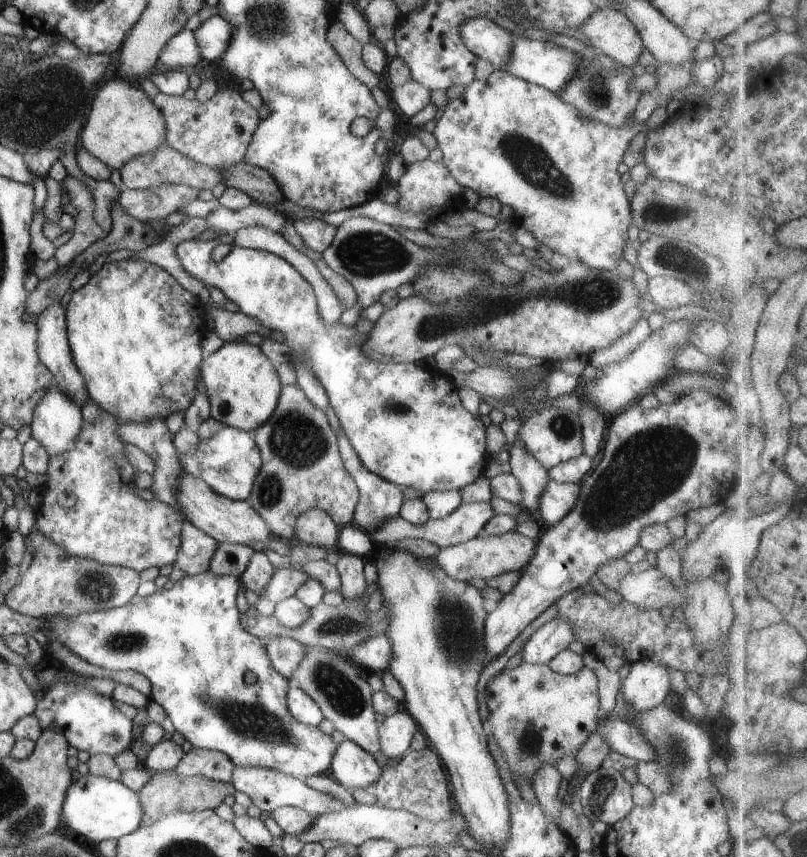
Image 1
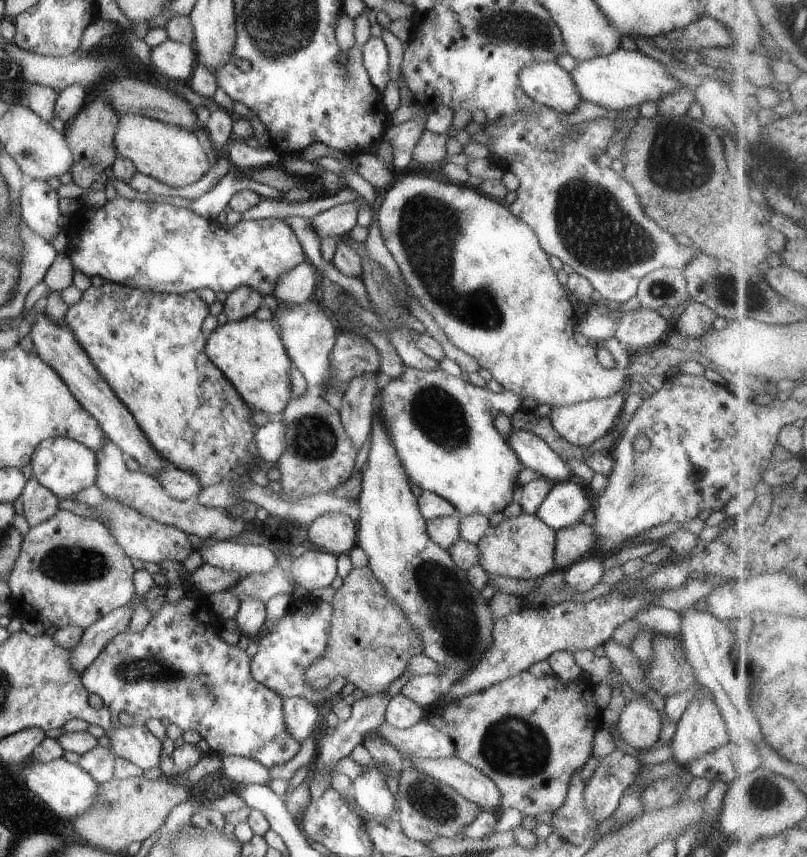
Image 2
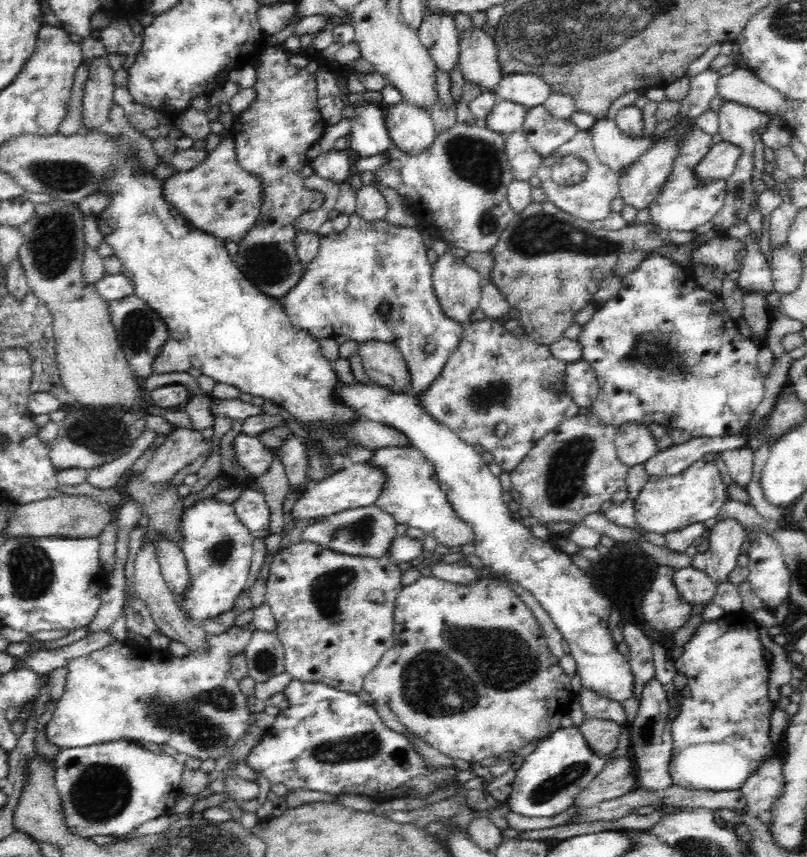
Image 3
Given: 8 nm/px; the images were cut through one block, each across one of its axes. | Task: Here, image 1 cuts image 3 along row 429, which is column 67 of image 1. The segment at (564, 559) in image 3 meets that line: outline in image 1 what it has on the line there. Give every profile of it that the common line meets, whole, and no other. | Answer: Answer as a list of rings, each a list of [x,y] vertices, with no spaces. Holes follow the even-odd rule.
[[[52,383],[34,408],[31,436],[42,444],[48,456],[64,454],[72,450],[72,445],[82,430],[82,423],[80,406],[74,404]]]

